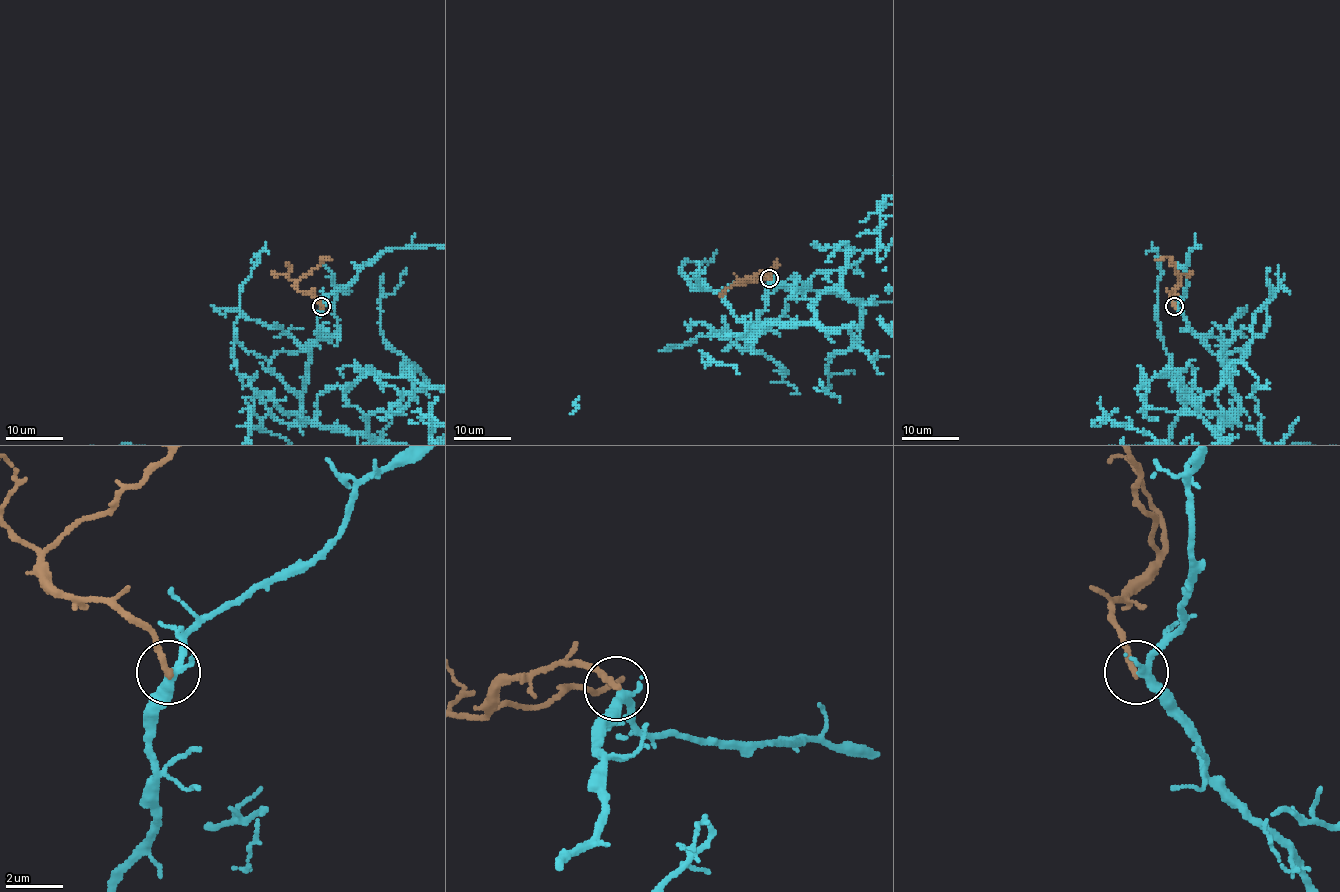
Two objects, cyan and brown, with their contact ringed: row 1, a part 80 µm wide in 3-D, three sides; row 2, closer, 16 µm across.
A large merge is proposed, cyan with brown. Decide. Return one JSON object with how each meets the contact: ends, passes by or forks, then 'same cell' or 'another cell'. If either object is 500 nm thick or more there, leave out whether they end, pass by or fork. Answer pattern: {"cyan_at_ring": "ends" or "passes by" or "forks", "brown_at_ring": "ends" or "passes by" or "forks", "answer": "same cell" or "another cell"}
{"cyan_at_ring": "passes by", "brown_at_ring": "ends", "answer": "same cell"}

